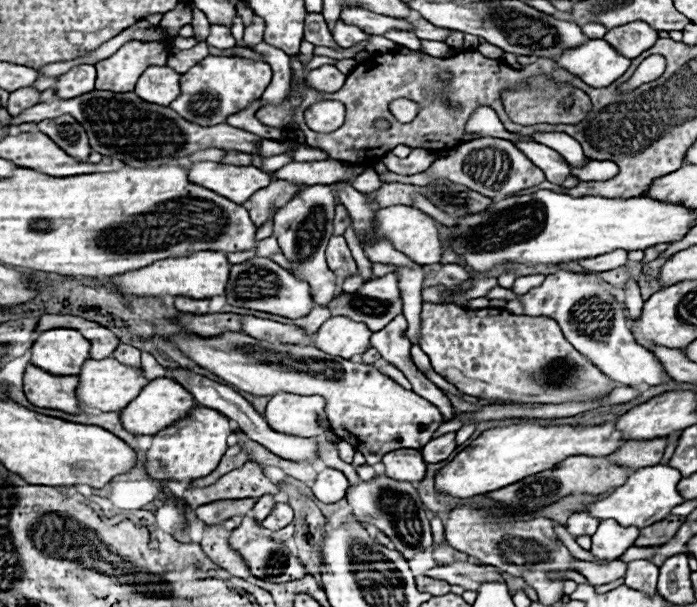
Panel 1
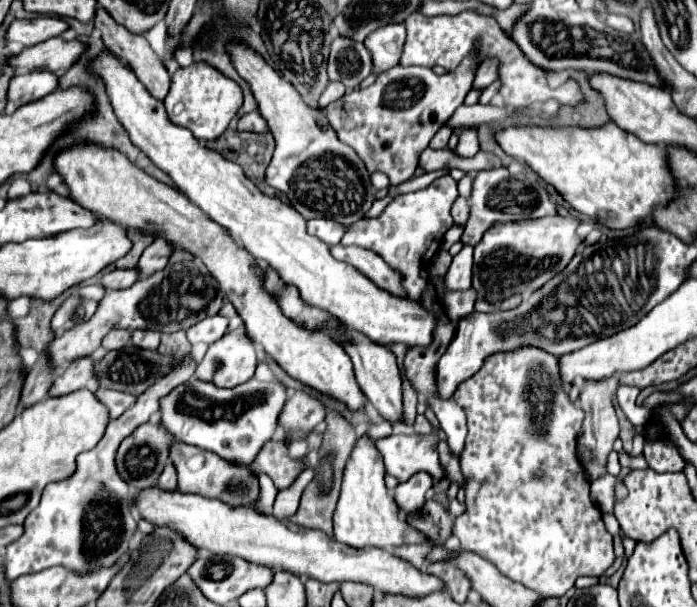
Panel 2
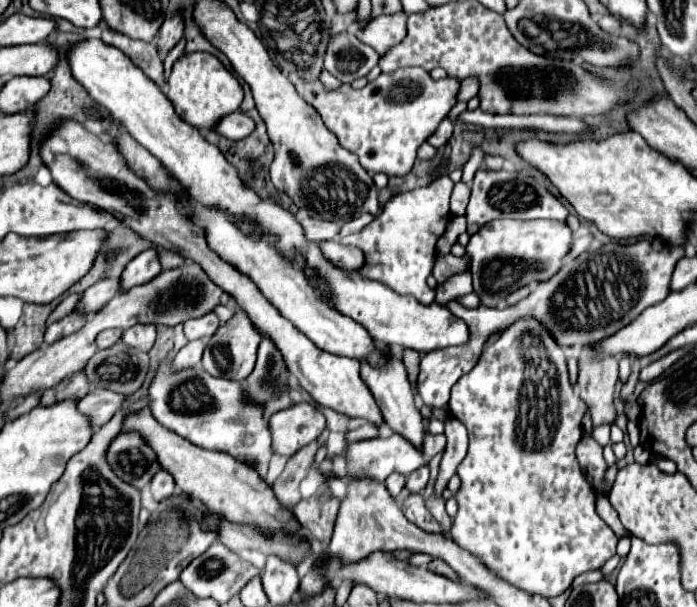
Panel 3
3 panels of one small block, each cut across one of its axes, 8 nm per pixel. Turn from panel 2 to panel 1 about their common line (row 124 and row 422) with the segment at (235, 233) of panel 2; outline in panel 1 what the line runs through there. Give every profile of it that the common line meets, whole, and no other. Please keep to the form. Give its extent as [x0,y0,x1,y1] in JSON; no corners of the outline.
[120,378,198,434]

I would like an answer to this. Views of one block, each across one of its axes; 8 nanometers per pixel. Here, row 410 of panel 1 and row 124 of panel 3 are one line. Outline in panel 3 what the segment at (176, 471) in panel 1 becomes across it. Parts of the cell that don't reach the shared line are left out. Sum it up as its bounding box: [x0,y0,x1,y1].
[166,52,244,130]

